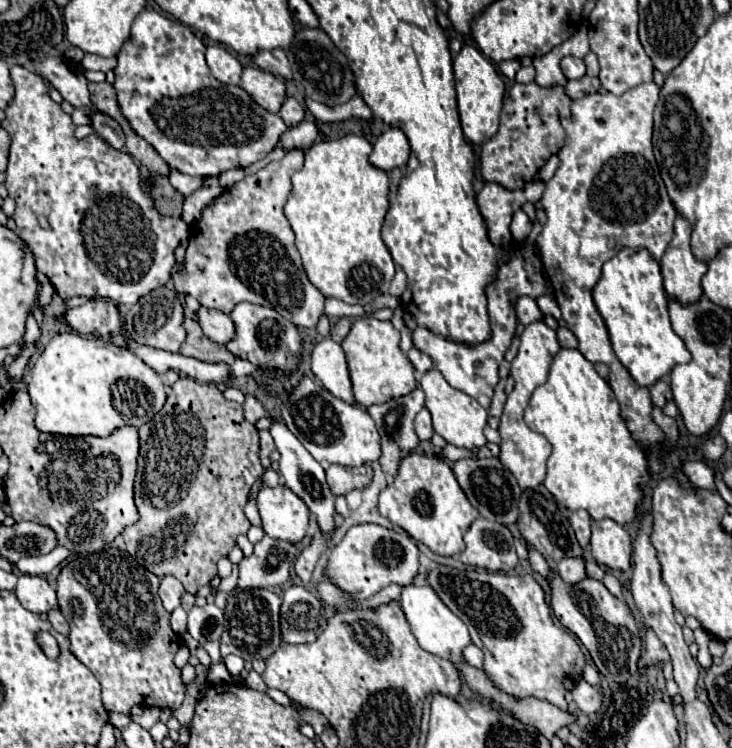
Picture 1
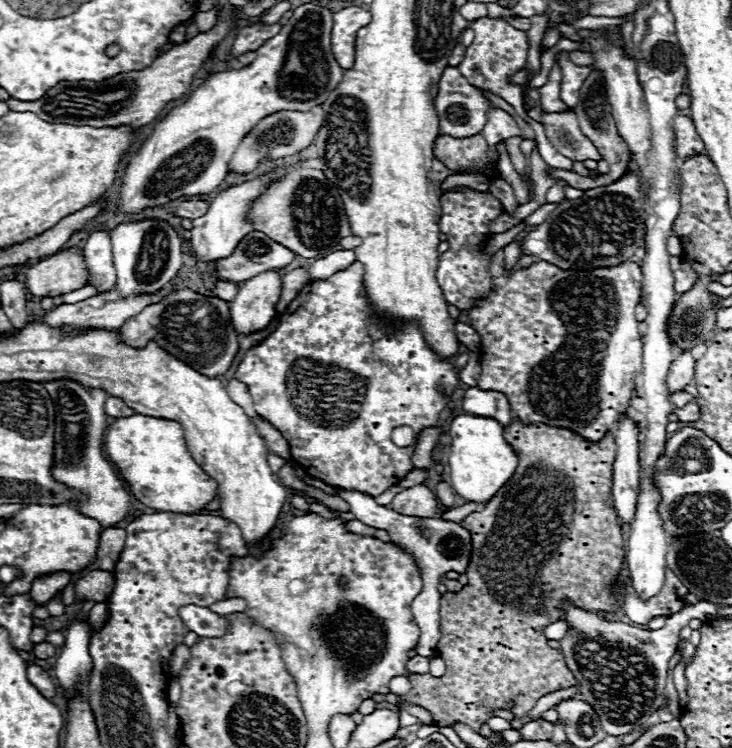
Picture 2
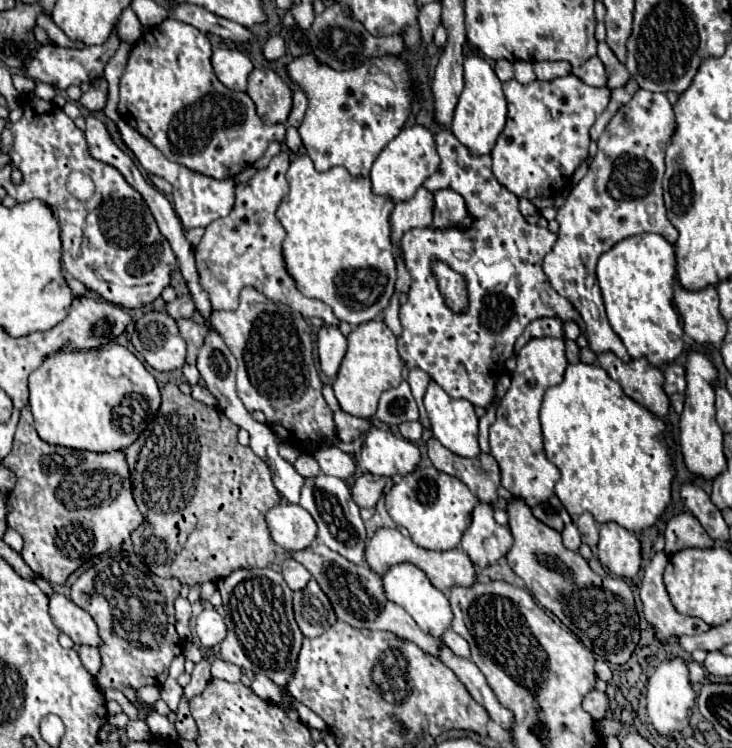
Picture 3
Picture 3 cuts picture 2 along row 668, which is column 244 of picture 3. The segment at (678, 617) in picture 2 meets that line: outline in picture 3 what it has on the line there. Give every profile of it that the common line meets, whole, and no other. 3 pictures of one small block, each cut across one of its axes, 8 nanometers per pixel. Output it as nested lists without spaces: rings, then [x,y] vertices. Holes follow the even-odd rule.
[[[268,568],[236,570],[218,582],[218,590],[222,594],[224,622],[228,628],[228,636],[220,644],[220,658],[244,670],[266,674],[284,690],[284,696],[290,698],[286,684],[296,668],[302,632],[292,612],[292,590],[282,574]]]

